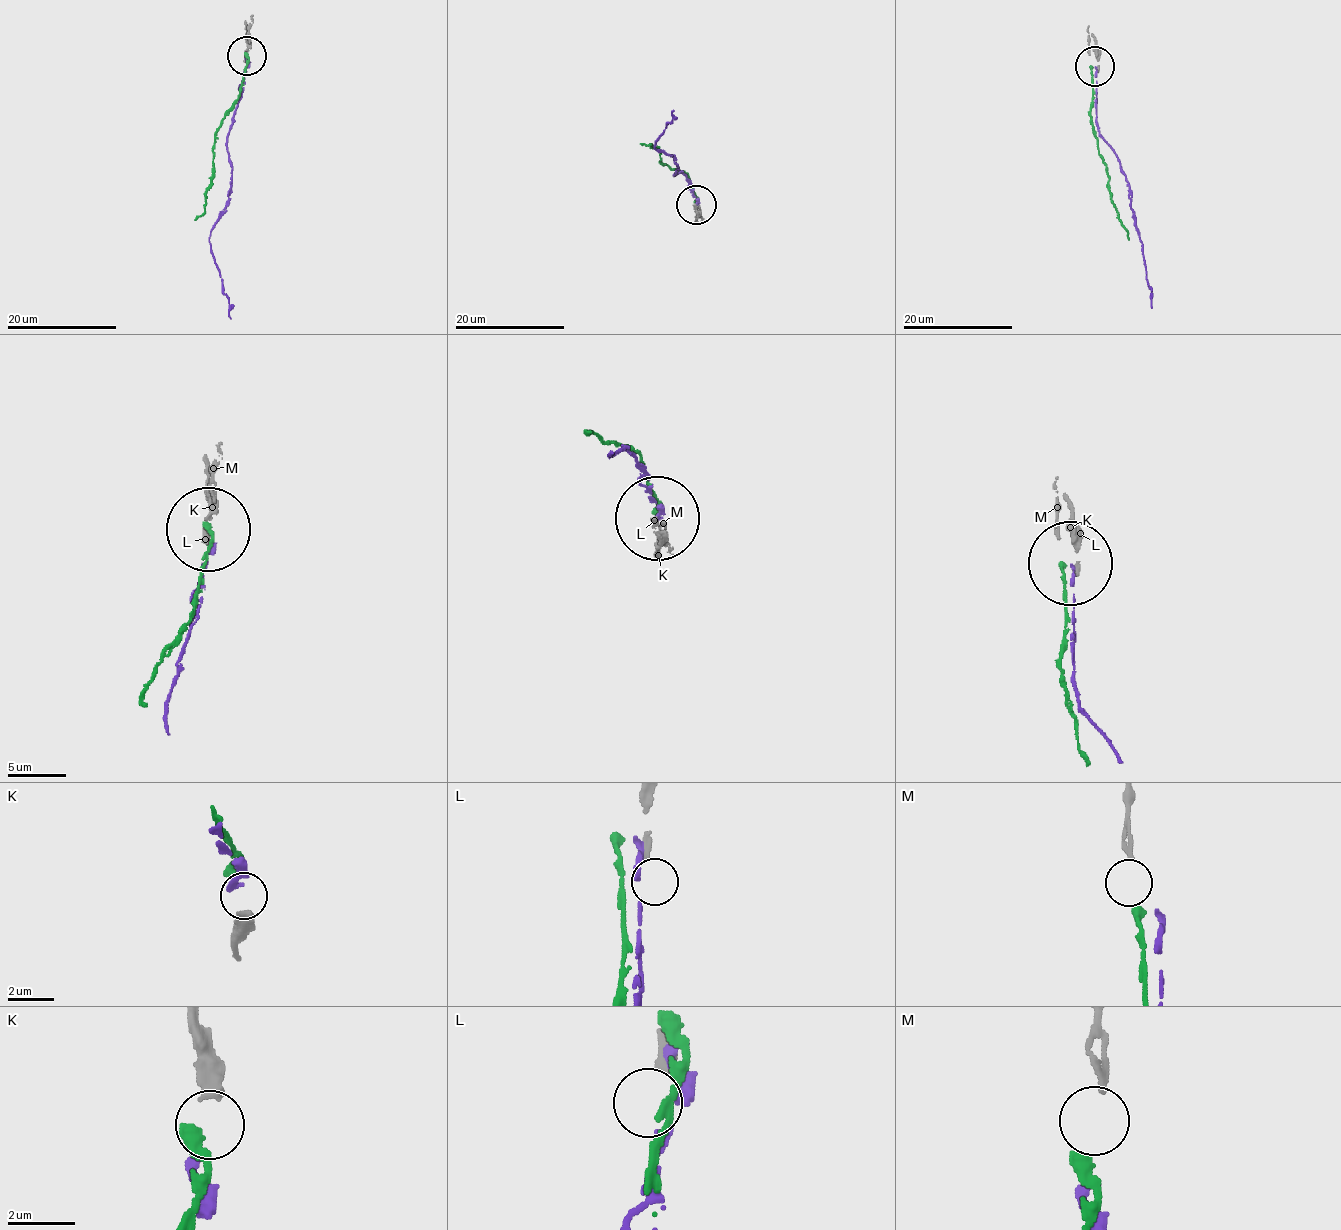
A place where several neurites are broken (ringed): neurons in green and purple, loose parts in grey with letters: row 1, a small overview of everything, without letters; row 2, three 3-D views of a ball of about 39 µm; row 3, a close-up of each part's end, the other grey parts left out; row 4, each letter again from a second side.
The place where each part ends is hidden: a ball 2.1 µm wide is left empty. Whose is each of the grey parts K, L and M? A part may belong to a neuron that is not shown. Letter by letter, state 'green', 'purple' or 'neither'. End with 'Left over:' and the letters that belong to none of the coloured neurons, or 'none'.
K: purple
L: neither
M: green
Left over: L

